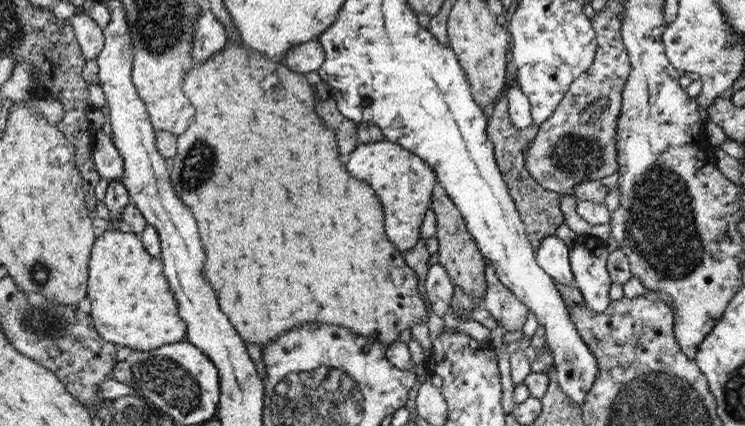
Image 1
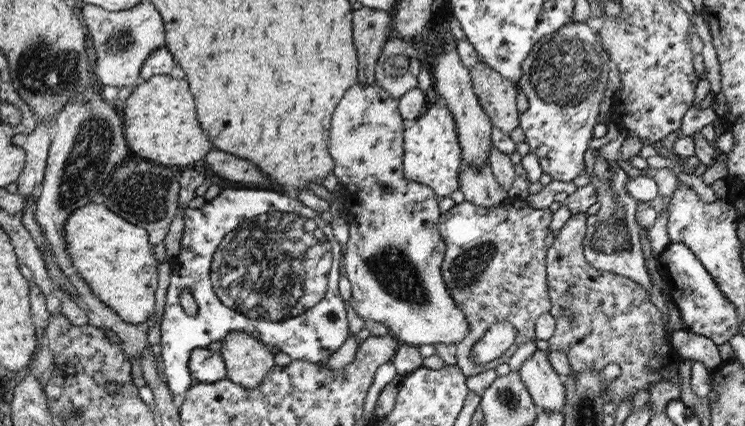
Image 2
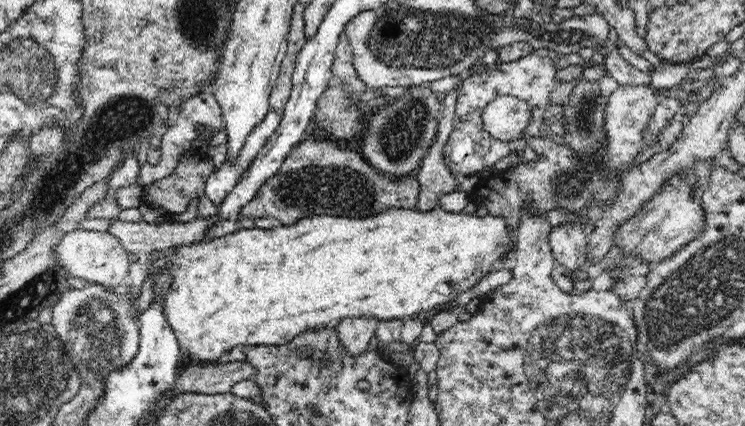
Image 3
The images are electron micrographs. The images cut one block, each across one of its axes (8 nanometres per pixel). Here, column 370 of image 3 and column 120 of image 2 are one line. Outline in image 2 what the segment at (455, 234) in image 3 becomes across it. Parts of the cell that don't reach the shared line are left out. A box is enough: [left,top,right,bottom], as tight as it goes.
[66,204,158,324]

